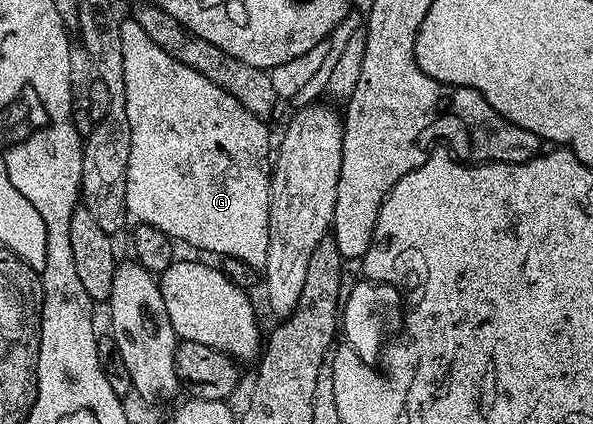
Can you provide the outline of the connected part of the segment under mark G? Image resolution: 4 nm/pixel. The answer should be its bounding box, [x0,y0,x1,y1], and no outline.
[121,19,272,271]

